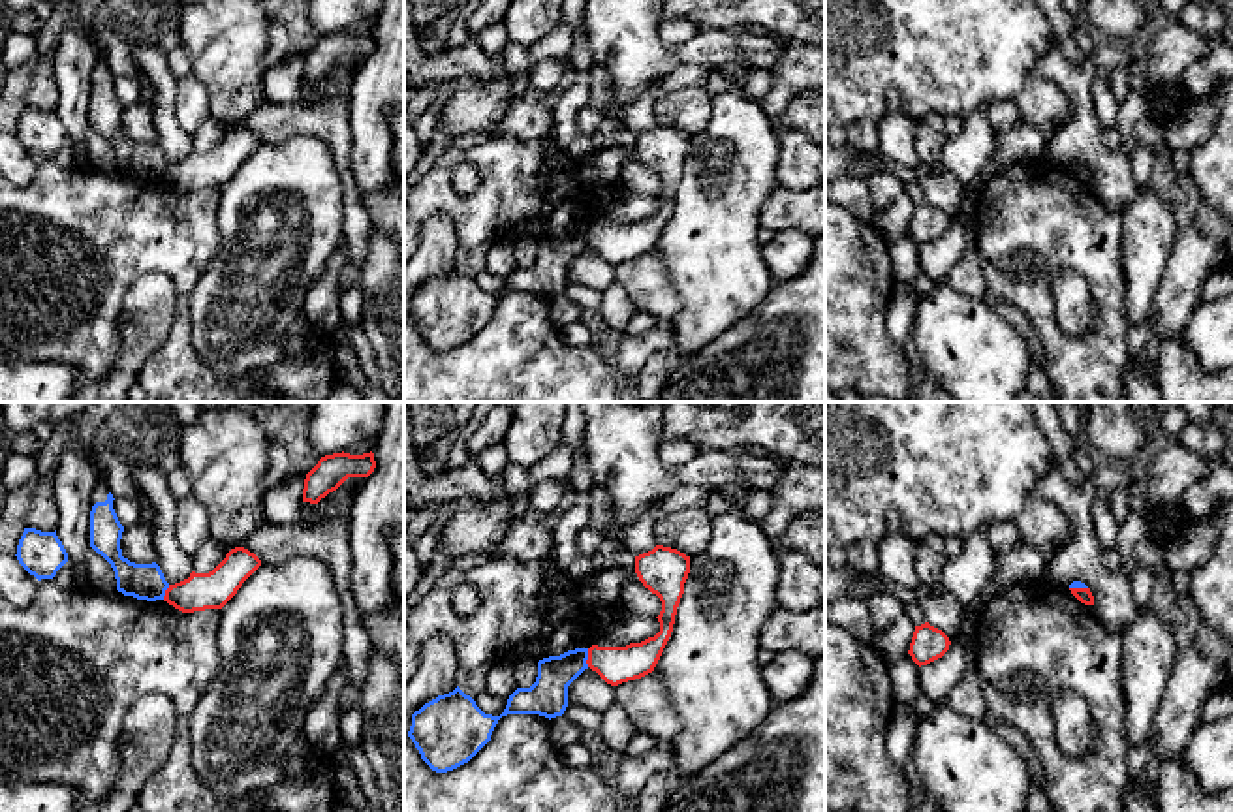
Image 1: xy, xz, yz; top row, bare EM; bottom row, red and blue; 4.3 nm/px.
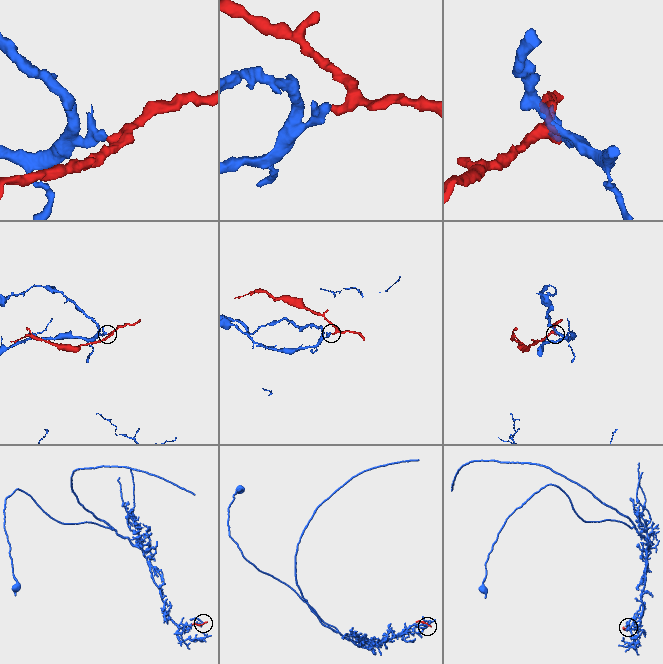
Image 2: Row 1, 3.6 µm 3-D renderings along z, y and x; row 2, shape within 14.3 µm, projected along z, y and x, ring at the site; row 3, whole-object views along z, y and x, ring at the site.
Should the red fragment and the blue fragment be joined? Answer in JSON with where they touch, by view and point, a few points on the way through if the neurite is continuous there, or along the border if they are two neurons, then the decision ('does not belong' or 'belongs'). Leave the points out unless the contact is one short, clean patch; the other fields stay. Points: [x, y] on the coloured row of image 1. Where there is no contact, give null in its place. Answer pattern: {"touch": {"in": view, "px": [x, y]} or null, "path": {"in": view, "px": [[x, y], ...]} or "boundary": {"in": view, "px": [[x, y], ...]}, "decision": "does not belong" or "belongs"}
{"touch": {"in": "xz", "px": [589, 658]}, "boundary": {"in": "xz", "px": [[589, 649], [587, 666]]}, "decision": "does not belong"}

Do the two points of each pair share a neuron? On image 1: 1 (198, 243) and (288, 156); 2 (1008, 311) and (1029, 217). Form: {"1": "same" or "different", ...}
{"1": "different", "2": "different"}

